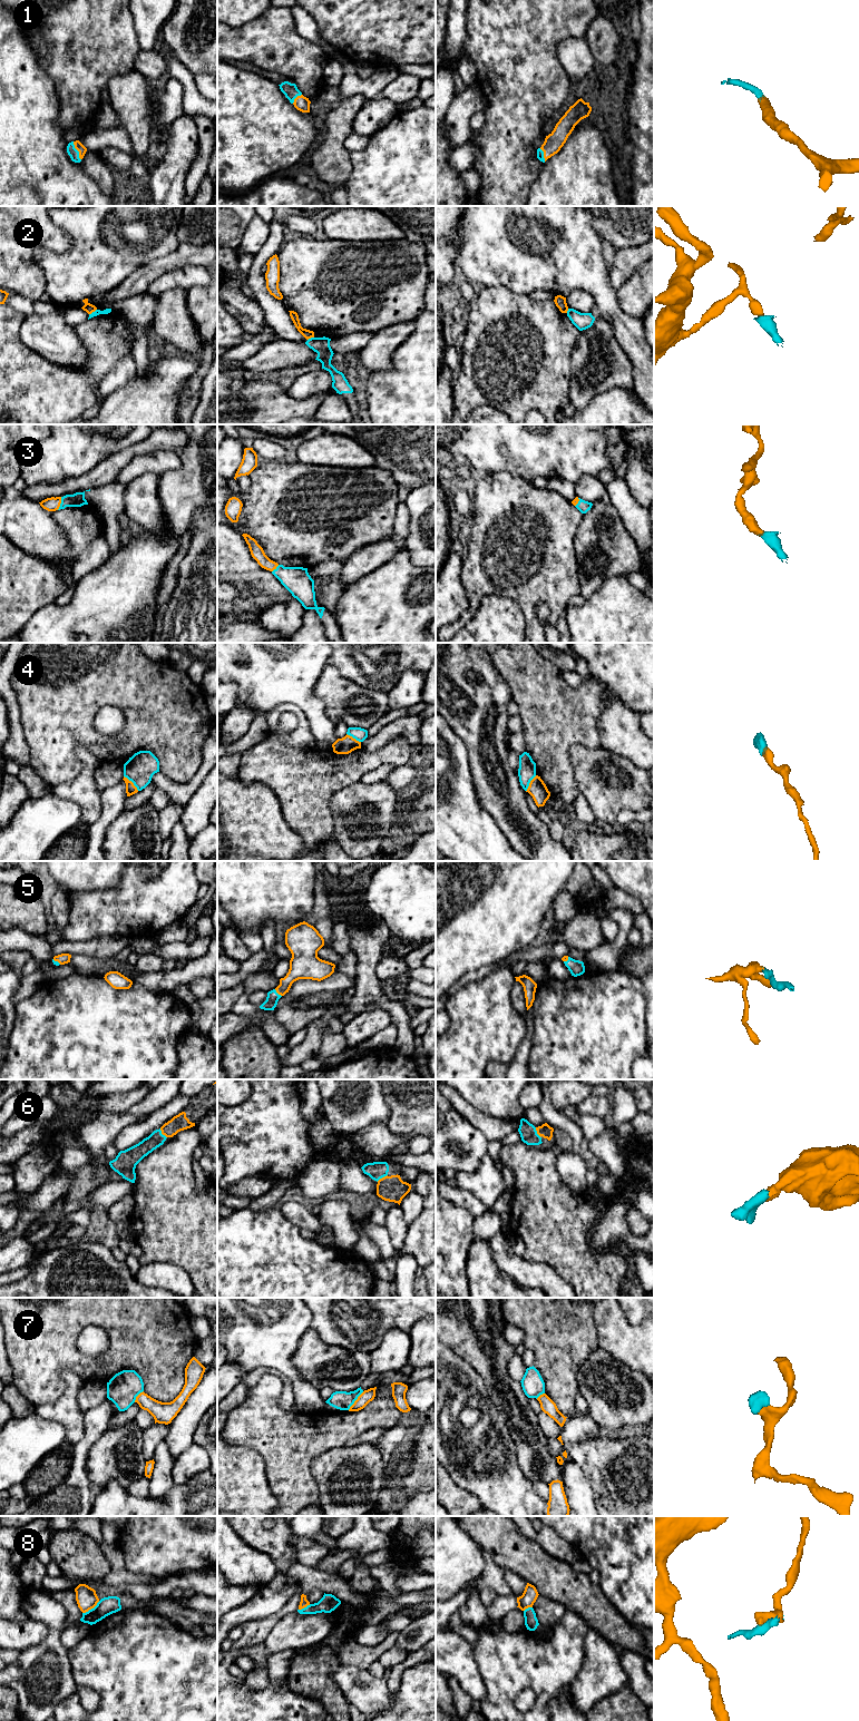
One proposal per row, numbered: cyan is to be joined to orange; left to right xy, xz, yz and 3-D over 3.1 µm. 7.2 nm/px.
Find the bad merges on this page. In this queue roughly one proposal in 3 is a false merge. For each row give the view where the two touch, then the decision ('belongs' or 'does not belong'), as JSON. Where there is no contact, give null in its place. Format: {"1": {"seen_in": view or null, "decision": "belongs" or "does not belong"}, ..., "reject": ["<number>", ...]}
{"1": {"seen_in": "xy", "decision": "belongs"}, "2": {"seen_in": "xy", "decision": "does not belong"}, "3": {"seen_in": "xy", "decision": "belongs"}, "4": {"seen_in": "xy", "decision": "belongs"}, "5": {"seen_in": "xz", "decision": "belongs"}, "6": {"seen_in": "xy", "decision": "belongs"}, "7": {"seen_in": "xz", "decision": "does not belong"}, "8": {"seen_in": "xy", "decision": "does not belong"}, "reject": ["2", "7", "8"]}

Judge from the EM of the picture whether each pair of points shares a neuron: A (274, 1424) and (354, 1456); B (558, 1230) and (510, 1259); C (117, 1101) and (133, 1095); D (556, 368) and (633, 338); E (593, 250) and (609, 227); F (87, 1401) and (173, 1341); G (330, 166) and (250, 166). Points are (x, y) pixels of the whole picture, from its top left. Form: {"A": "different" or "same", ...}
{"A": "different", "B": "different", "C": "same", "D": "different", "E": "different", "F": "different", "G": "different"}

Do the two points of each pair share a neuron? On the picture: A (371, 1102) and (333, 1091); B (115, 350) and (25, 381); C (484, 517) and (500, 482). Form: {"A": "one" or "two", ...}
{"A": "one", "B": "one", "C": "one"}

